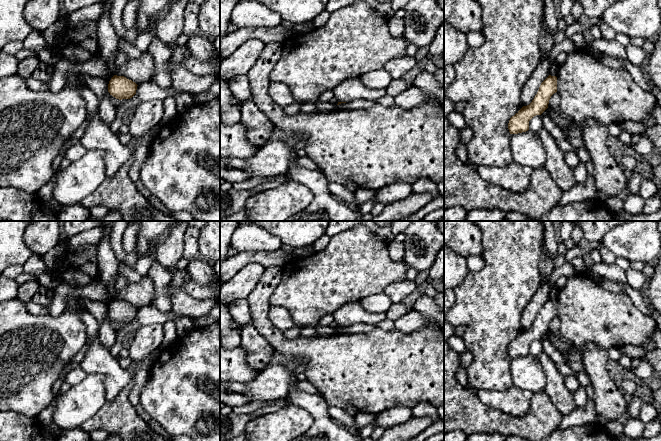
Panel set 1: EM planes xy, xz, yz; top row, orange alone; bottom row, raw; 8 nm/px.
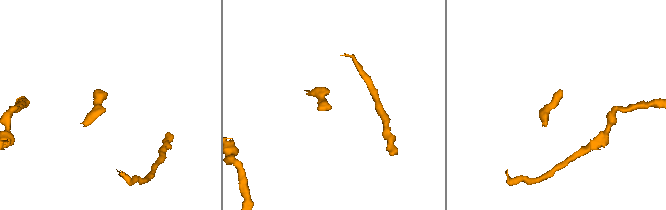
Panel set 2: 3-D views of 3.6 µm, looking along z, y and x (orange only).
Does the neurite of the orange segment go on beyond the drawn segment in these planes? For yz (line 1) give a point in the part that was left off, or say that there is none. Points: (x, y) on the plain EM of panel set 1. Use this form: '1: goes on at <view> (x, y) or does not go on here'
1: does not go on here

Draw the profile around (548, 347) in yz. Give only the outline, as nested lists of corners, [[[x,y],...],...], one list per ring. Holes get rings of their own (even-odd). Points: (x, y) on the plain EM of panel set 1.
[[[549,332],[542,338],[543,351],[555,362],[559,364],[568,365],[569,358],[562,355],[549,340]]]

